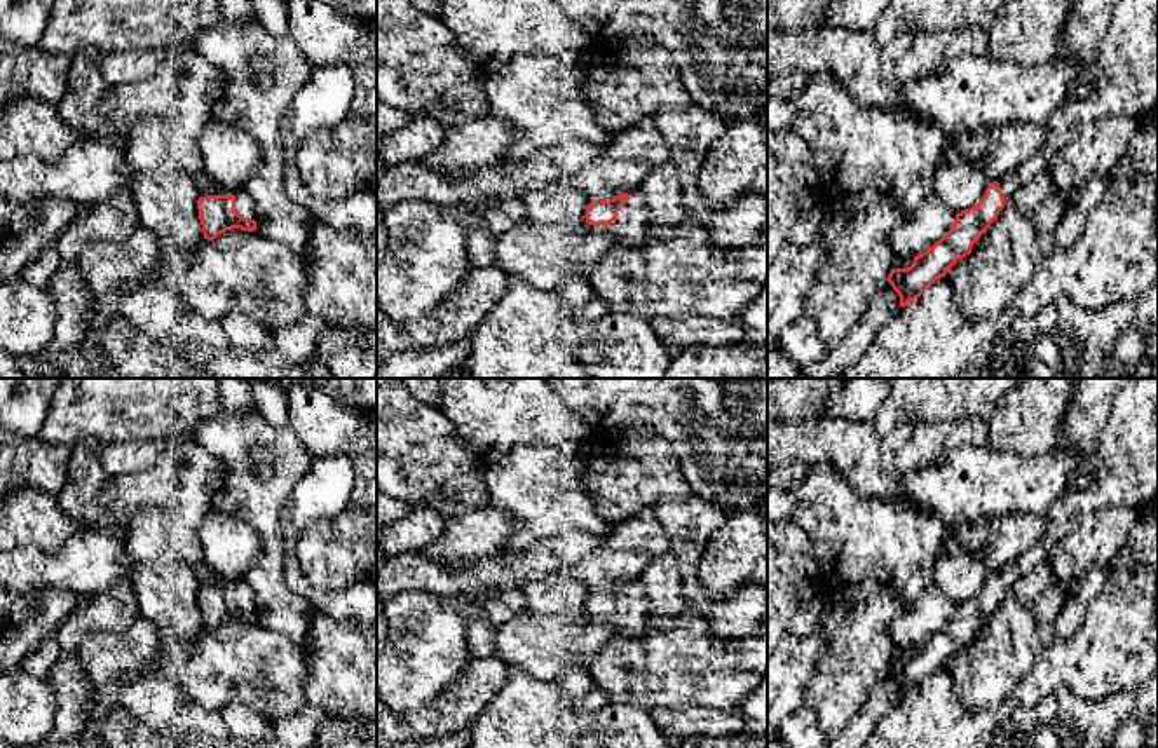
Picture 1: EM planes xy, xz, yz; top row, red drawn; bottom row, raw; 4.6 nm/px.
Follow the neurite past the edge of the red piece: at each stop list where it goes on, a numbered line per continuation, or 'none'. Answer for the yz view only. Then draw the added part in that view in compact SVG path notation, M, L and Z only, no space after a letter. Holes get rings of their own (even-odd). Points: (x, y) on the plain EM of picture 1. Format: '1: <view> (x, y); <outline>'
1: yz (1069, 504); M1067 490L1053 500L1050 509L1046 511L1046 518L1050 523L1043 537L1032 547L1020 553L1010 565L998 572L1006 593L1018 577L1032 572L1038 565L1048 560L1050 551L1057 546L1060 537L1060 518L1067 518L1073 530L1080 527L1081 507L1081 490Z

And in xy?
1: xy (245, 595); M244 577L228 579L227 584L235 588L235 603L256 610L255 589Z

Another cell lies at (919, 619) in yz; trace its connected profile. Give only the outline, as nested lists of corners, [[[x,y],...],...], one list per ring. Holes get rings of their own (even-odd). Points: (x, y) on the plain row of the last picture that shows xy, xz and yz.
[[[935,584],[896,614],[889,624],[889,636],[895,649],[917,647],[938,633],[954,615],[956,603],[950,602]]]

